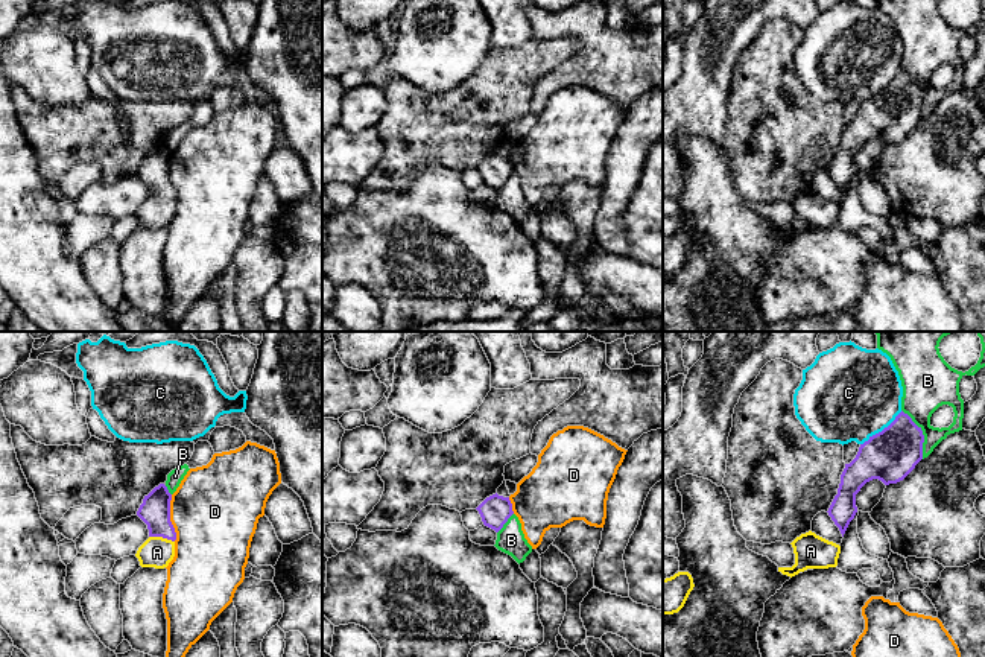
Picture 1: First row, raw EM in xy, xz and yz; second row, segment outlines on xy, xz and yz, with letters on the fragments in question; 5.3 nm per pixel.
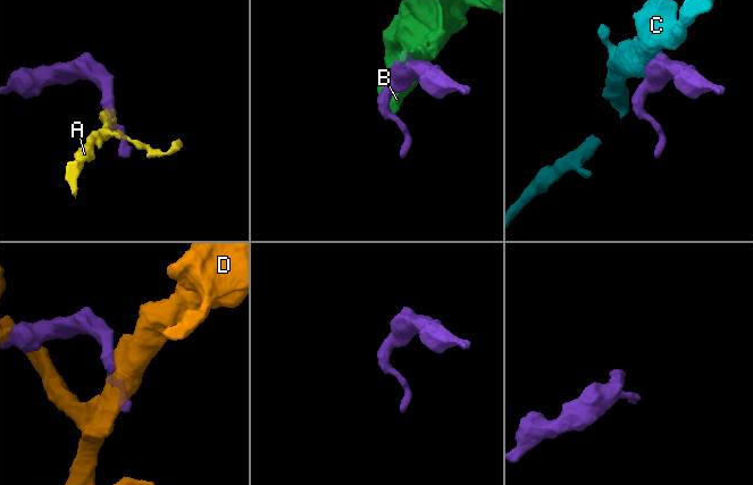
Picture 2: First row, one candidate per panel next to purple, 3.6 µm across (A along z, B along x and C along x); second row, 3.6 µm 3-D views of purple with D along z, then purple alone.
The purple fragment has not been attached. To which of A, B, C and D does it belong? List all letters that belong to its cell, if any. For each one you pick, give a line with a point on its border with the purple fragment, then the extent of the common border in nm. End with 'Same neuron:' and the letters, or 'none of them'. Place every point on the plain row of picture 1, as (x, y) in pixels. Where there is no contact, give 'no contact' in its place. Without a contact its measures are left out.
A: contact xy (161, 195); length 140 nm
Same neuron: A

